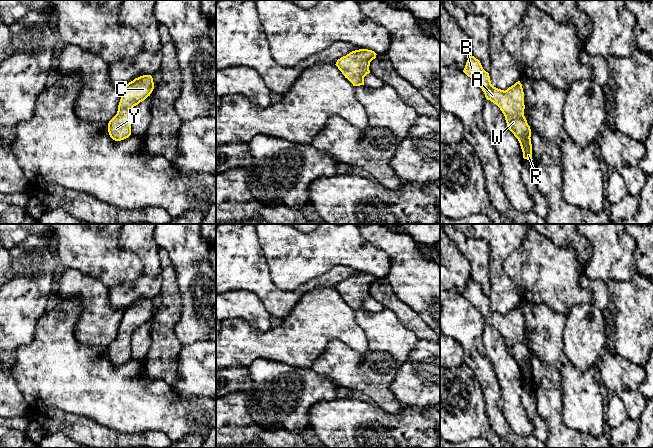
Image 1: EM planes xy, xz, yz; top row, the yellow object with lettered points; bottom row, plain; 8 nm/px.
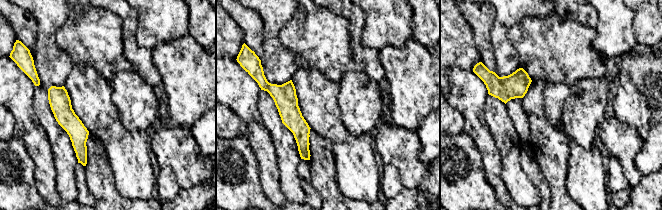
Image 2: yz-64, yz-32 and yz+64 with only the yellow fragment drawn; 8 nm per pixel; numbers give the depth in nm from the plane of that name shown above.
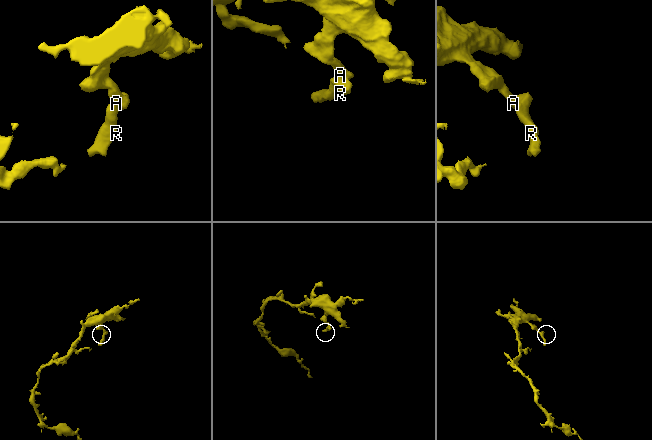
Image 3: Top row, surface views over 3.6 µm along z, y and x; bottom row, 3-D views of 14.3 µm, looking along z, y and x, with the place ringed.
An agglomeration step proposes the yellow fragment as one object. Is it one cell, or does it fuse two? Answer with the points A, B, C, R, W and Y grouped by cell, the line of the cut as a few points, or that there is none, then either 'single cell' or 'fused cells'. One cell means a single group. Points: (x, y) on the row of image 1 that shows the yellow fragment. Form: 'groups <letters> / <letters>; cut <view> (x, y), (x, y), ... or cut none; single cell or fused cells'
groups A B C R W Y; cut none; single cell

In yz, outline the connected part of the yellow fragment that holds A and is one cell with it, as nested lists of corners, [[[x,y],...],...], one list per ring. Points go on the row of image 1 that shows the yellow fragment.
[[[472,55],[468,58],[463,72],[482,89],[487,100],[500,108],[509,130],[520,143],[523,158],[532,161],[531,129],[524,116],[524,92],[520,81],[505,91],[494,87],[489,73]]]

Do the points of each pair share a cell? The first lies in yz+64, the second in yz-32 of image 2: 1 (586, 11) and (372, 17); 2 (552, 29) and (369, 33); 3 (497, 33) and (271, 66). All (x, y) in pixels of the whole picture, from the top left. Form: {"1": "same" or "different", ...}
{"1": "different", "2": "different", "3": "same"}

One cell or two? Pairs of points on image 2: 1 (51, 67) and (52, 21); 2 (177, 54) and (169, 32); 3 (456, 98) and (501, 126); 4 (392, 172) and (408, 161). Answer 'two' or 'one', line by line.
1: one
2: two
3: two
4: two

